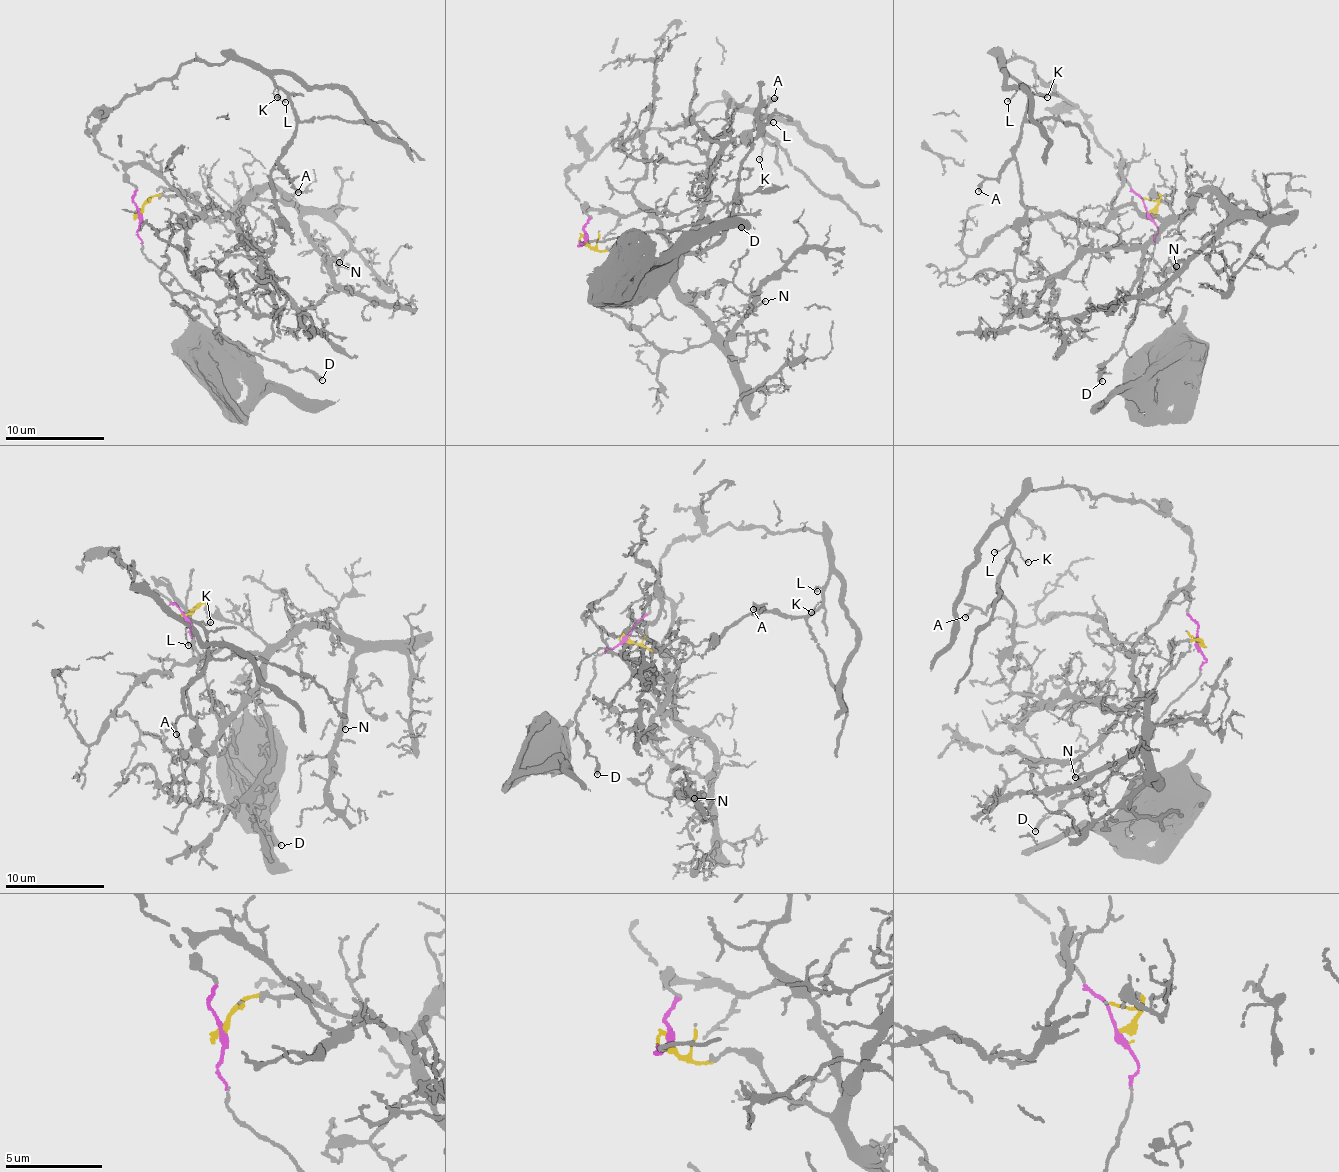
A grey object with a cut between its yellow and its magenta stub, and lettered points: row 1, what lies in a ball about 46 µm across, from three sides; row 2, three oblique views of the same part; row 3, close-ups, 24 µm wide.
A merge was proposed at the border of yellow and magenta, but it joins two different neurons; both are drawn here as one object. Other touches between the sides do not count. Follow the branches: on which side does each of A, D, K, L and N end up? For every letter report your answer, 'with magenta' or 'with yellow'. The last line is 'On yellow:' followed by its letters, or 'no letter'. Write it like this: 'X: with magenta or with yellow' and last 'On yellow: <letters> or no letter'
A: with magenta
D: with magenta
K: with magenta
L: with magenta
N: with yellow
On yellow: N

